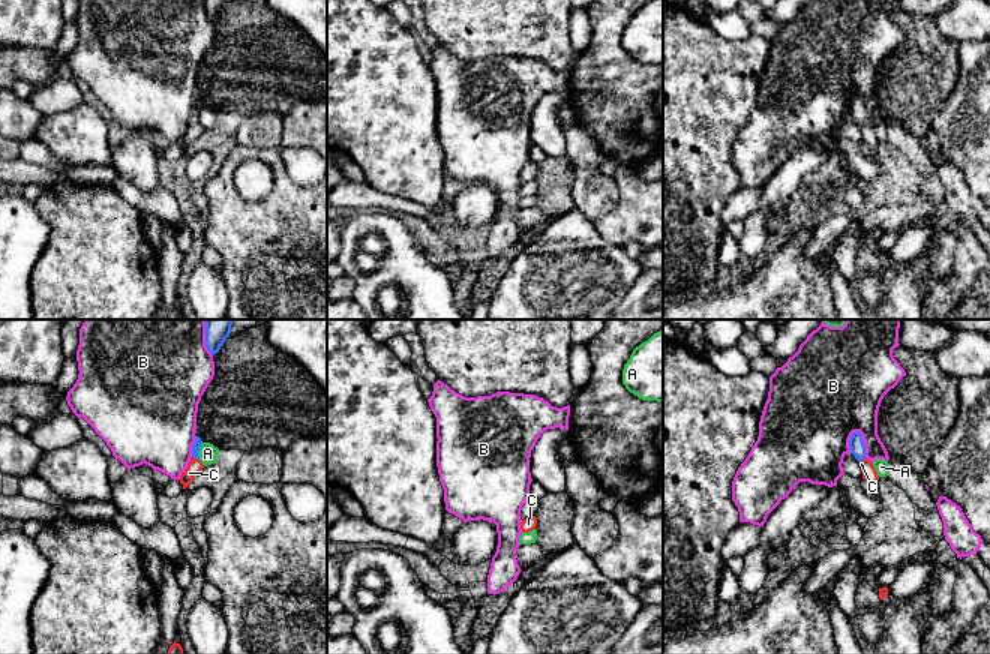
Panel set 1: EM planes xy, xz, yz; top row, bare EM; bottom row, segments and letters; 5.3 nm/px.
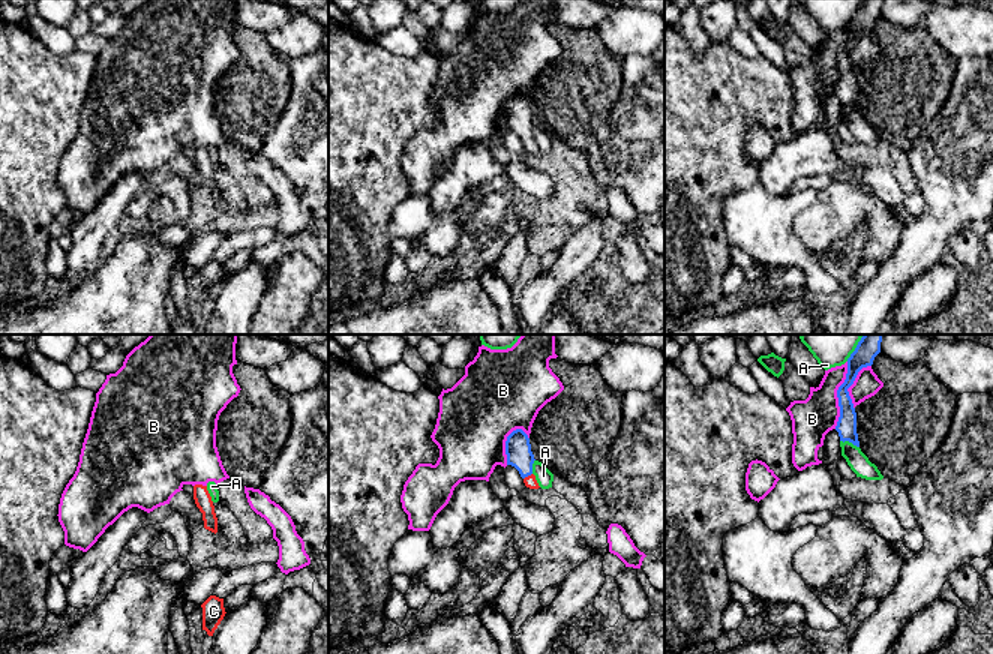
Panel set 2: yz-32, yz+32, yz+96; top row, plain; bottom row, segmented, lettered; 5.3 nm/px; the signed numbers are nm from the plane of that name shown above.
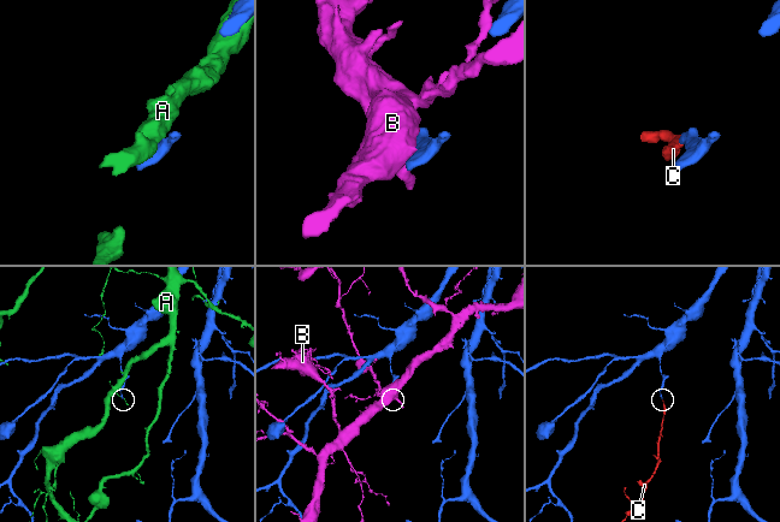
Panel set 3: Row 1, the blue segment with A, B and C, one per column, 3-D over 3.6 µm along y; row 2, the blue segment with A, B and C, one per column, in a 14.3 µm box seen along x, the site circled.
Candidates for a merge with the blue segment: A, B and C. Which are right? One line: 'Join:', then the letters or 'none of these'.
Join: C

